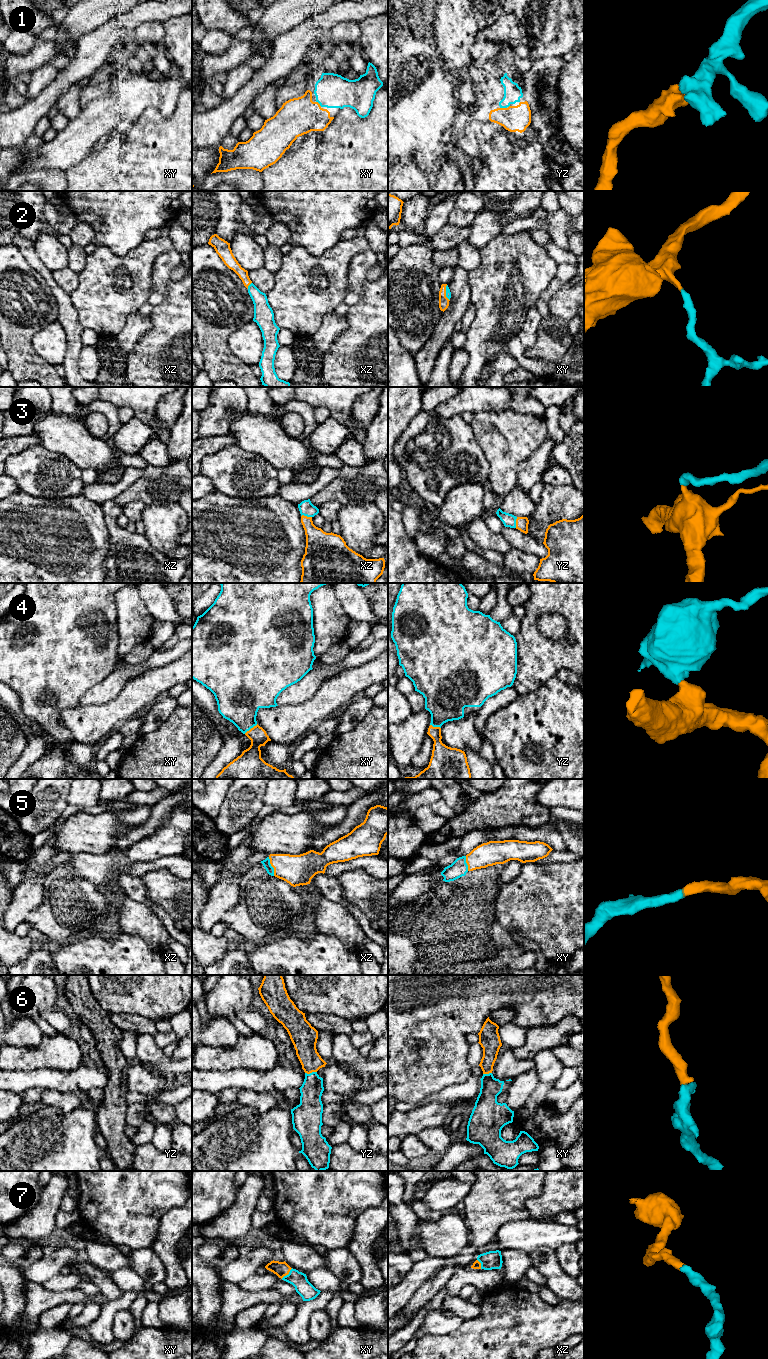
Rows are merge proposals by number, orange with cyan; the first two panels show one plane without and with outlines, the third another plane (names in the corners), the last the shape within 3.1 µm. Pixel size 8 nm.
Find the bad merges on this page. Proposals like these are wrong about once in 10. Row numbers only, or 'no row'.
no row

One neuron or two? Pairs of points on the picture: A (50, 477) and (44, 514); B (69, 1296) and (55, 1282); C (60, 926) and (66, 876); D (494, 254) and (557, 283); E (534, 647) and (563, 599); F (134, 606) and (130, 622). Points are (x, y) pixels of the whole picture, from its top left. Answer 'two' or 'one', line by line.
A: two
B: two
C: one
D: two
E: one
F: one

